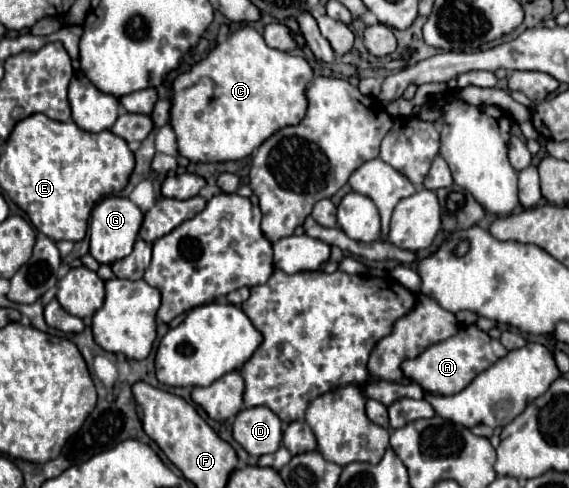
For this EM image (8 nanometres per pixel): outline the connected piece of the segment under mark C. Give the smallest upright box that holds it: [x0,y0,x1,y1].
[170,25,312,161]

